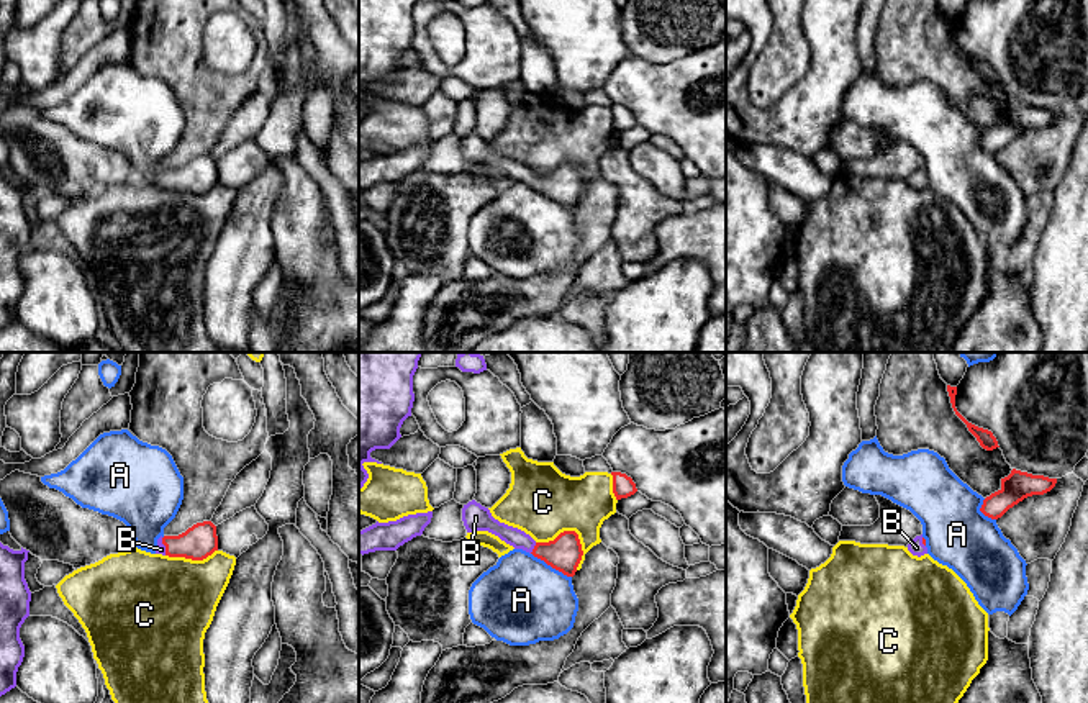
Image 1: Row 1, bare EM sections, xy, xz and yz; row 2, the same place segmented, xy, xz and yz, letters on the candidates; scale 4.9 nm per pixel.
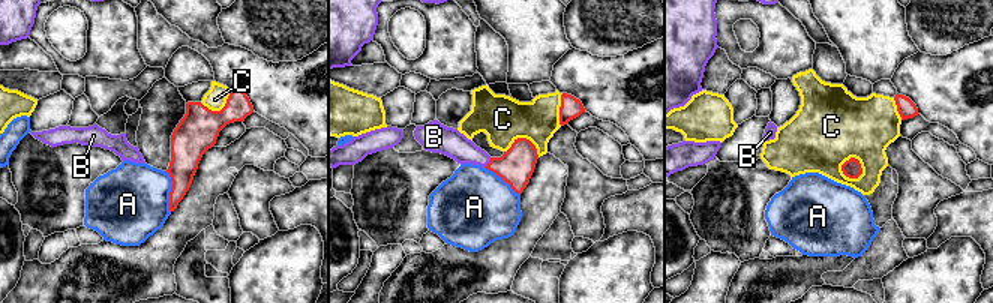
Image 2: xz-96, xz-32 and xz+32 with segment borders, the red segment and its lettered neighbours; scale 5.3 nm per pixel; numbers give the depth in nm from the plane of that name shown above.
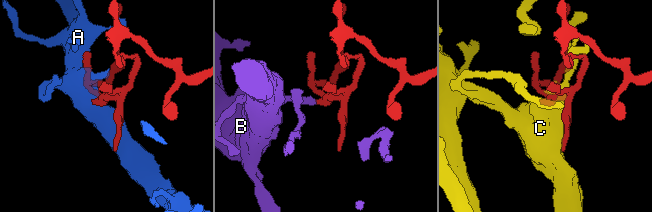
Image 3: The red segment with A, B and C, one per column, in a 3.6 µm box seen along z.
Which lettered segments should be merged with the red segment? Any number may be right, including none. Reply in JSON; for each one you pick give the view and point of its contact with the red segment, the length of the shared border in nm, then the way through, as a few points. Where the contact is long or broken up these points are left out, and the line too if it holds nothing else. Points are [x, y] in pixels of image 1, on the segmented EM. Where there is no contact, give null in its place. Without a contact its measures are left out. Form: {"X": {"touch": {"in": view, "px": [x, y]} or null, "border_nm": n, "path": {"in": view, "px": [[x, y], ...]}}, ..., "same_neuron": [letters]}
{"B": {"touch": {"in": "xz", "px": [534, 548]}, "border_nm": 70, "path": {"in": "xz", "px": [[564, 554], [534, 548], [513, 536]]}}, "same_neuron": ["B"]}

